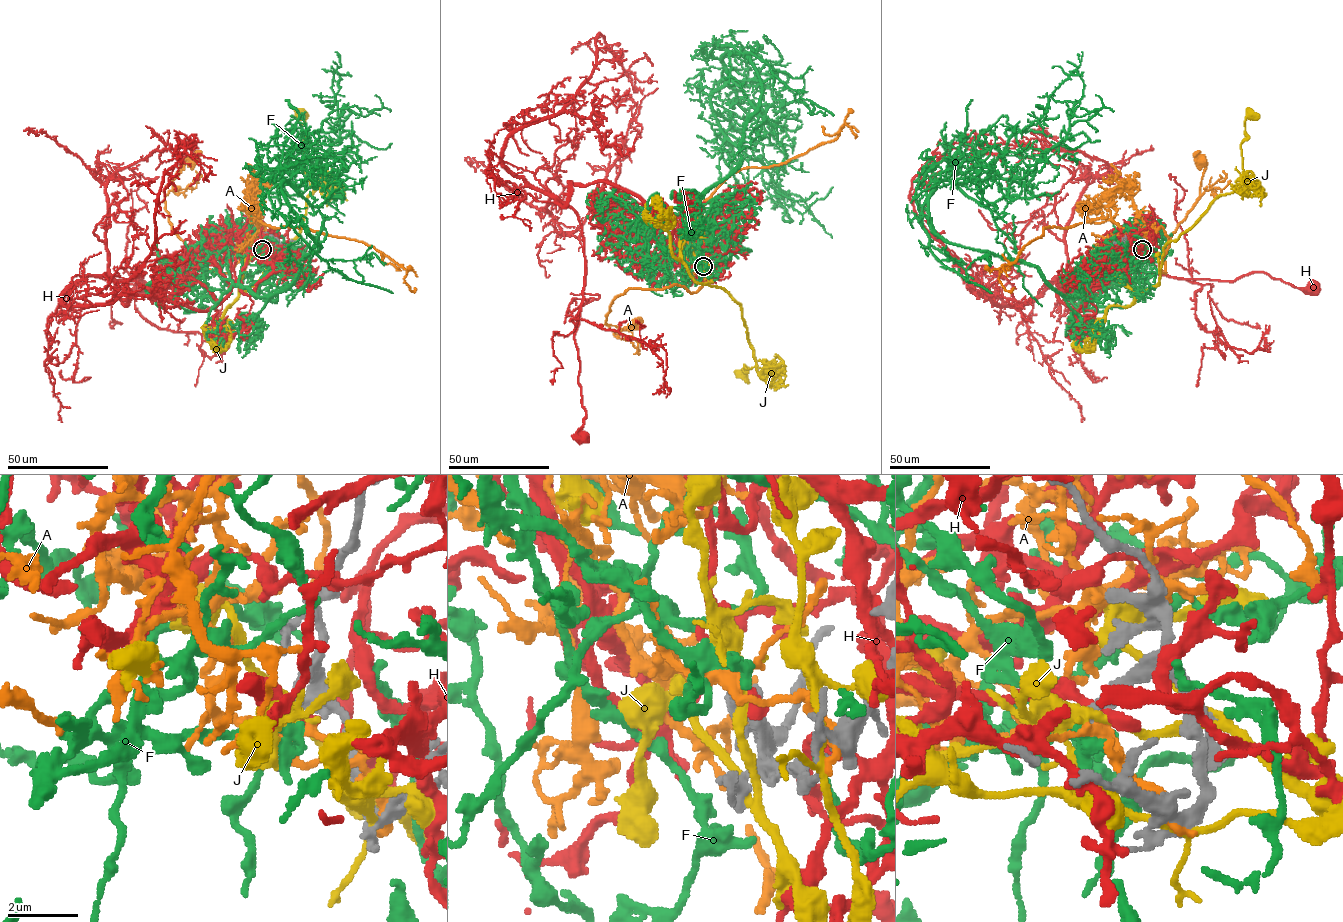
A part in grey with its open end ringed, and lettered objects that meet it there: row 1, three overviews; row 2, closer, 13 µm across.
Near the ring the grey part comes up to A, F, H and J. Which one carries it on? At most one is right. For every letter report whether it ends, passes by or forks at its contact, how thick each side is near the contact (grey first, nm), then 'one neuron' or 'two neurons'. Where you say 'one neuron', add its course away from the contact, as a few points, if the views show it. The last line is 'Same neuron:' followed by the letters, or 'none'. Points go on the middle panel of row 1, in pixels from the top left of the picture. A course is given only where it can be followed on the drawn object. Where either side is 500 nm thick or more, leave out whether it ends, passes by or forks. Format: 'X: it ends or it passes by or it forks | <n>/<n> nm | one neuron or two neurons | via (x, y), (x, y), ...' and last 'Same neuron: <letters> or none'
A: it forks | 320/360 nm | two neurons
F: it forks | 280/360 nm | one neuron | via (703, 266), (679, 214), (739, 164), (760, 90), (728, 52), (719, 130), (816, 220)
H: it passes by | 400/280 nm | two neurons
J: it forks | 360/360 nm | two neurons
Same neuron: F

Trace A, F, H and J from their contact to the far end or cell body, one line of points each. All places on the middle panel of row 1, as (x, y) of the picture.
A: (703, 266), (708, 279), (695, 292), (672, 284), (628, 288), (617, 295), (605, 323), (623, 329), (632, 326)
F: (703, 266), (679, 214), (739, 164), (760, 90), (728, 52), (719, 130), (816, 220)
H: (704, 266), (679, 218), (605, 181), (568, 181), (566, 206), (557, 202), (575, 211), (583, 241), (582, 437)
J: (704, 266), (711, 282), (706, 284), (722, 287), (740, 306), (756, 360), (751, 368), (744, 365), (740, 374)

